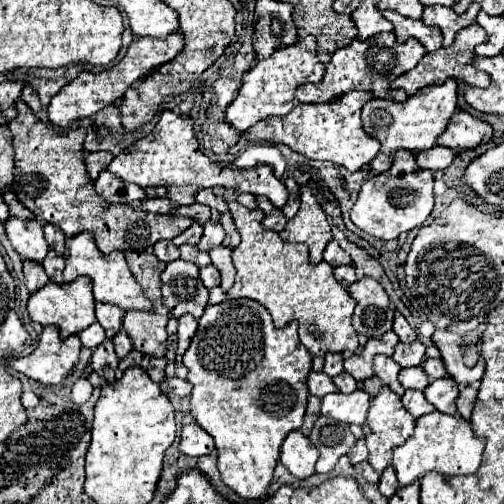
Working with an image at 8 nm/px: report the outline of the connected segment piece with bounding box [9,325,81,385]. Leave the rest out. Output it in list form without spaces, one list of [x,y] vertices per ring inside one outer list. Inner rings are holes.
[[[49,325],[39,335],[37,349],[23,359],[9,361],[9,365],[43,385],[57,385],[77,365],[79,349],[81,341],[77,335],[61,339],[59,329],[55,325]]]

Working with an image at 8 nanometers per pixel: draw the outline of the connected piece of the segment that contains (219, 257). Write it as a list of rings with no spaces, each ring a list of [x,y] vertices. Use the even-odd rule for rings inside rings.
[[[225,245],[213,247],[213,249],[209,251],[213,265],[221,271],[221,279],[223,279],[223,281],[221,281],[221,287],[223,287],[223,291],[229,291],[231,285],[233,285],[233,279],[235,279],[235,265],[233,265],[233,261],[231,261],[231,251],[233,251],[233,249],[229,249],[229,247],[225,247]]]

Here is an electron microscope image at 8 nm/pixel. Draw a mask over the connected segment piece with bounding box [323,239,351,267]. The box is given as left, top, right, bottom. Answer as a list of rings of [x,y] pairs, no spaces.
[[[335,239],[329,241],[323,257],[325,257],[325,261],[327,261],[329,265],[333,265],[333,267],[337,267],[337,265],[349,265],[349,263],[351,263],[351,257],[339,247],[339,243],[337,243]]]

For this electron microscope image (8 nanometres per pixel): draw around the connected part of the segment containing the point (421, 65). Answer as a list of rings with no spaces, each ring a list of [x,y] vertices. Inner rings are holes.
[[[473,23],[471,27],[467,27],[467,29],[461,29],[459,33],[457,33],[457,37],[455,37],[455,43],[451,45],[451,47],[441,47],[439,51],[433,51],[433,53],[427,53],[427,55],[423,55],[423,59],[417,63],[417,67],[415,69],[411,69],[411,71],[407,71],[407,75],[401,75],[401,77],[397,77],[393,83],[391,83],[391,87],[393,89],[405,89],[405,93],[407,95],[415,95],[419,89],[423,89],[423,87],[427,87],[427,85],[441,85],[441,83],[445,83],[447,79],[457,79],[457,81],[463,81],[463,83],[467,83],[467,85],[471,85],[471,87],[487,87],[489,85],[489,75],[485,73],[485,71],[479,71],[479,69],[475,69],[473,67],[473,57],[475,57],[475,47],[479,45],[479,43],[485,43],[485,39],[487,39],[487,33],[483,31],[483,27],[479,27],[477,23]]]

